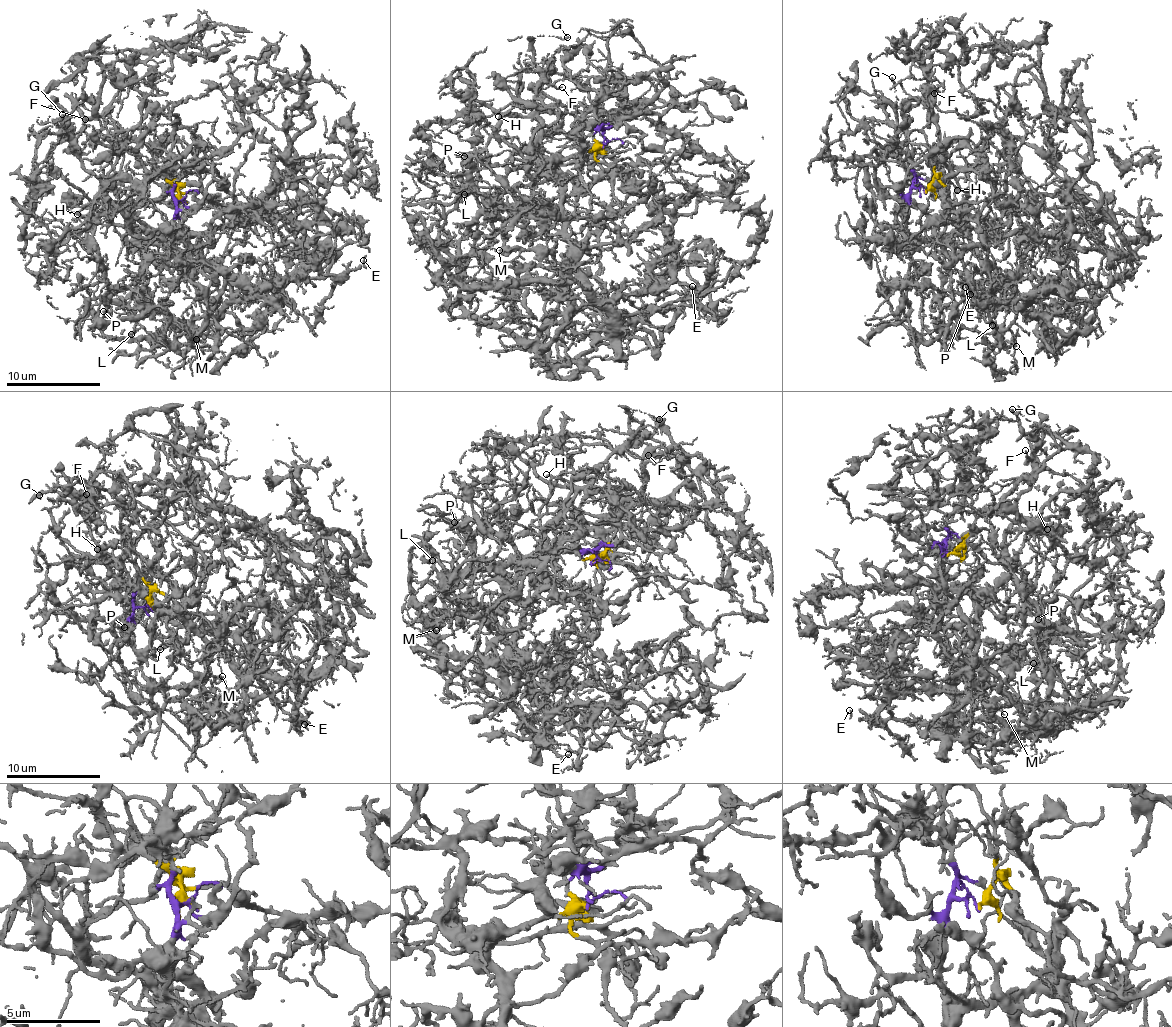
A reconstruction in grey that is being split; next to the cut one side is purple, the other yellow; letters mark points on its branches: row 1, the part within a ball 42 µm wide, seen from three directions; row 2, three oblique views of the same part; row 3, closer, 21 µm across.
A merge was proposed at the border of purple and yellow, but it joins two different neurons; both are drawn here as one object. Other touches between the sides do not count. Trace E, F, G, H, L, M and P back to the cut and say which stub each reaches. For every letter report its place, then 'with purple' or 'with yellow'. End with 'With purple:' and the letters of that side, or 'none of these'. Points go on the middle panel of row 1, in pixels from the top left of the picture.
E: at (692, 286); with purple
F: at (562, 87); with purple
G: at (567, 37); with purple
H: at (498, 116); with purple
L: at (464, 194); with purple
M: at (499, 250); with purple
P: at (464, 156); with purple
With purple: E, F, G, H, L, M, P

